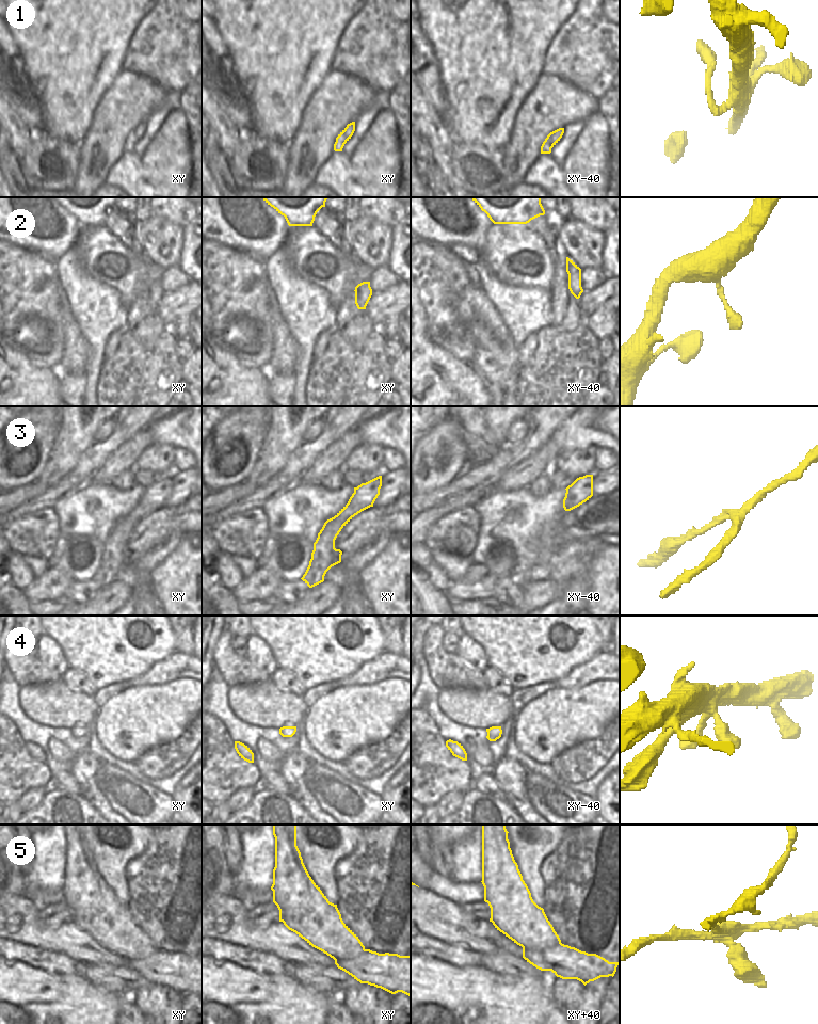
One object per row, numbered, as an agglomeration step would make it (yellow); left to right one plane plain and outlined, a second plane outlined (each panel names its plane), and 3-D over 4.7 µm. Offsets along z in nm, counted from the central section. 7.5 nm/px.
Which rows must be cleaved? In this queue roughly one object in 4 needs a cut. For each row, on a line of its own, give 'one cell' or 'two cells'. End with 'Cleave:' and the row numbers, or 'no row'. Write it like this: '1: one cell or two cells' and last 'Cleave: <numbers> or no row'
1: one cell
2: one cell
3: two cells
4: one cell
5: two cells
Cleave: 3, 5

